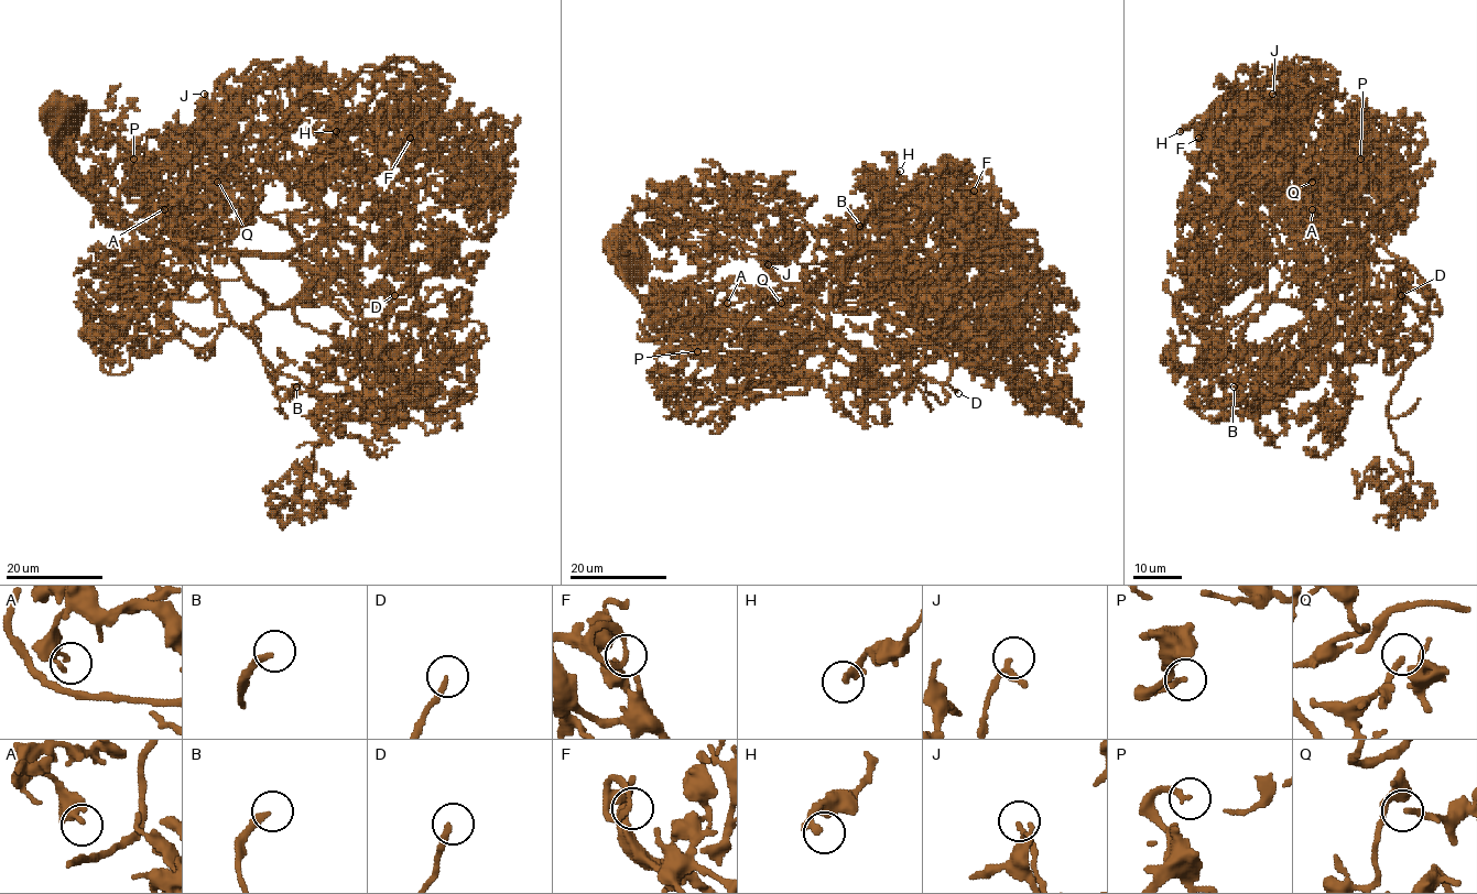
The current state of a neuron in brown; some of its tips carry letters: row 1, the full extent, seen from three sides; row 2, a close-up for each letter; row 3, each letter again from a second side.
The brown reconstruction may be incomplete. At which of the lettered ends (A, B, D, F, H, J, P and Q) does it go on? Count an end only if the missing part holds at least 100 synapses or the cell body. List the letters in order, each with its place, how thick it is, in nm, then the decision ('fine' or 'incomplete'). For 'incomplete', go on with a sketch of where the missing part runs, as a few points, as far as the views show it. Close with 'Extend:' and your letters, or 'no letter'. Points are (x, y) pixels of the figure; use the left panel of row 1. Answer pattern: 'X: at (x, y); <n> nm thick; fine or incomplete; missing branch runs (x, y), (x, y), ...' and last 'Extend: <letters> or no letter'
A: at (164, 209); 360 nm thick; fine
B: at (296, 386); 220 nm thick; fine
D: at (394, 295); 200 nm thick; incomplete; missing branch runs (394, 295), (397, 271), (427, 247), (441, 219), (426, 202), (429, 191), (384, 187), (392, 178), (383, 155)
F: at (410, 138); 140 nm thick; fine
H: at (336, 131); 260 nm thick; fine
J: at (204, 94); 160 nm thick; fine
P: at (133, 159); 200 nm thick; incomplete; missing branch runs (133, 159), (139, 162), (142, 157), (145, 160), (145, 166), (133, 178)
Q: at (217, 182); 200 nm thick; fine
Extend: D, P

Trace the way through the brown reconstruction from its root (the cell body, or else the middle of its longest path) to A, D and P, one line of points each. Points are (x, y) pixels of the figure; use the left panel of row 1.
A: (56, 107), (78, 178), (155, 237), (358, 240), (263, 157), (213, 159), (201, 206), (164, 209)
D: (56, 107), (78, 178), (119, 216), (188, 248), (288, 255), (305, 280), (301, 323), (379, 336), (394, 295)
P: (56, 107), (119, 216), (288, 255), (305, 287), (272, 307), (220, 207), (162, 214), (133, 159)

